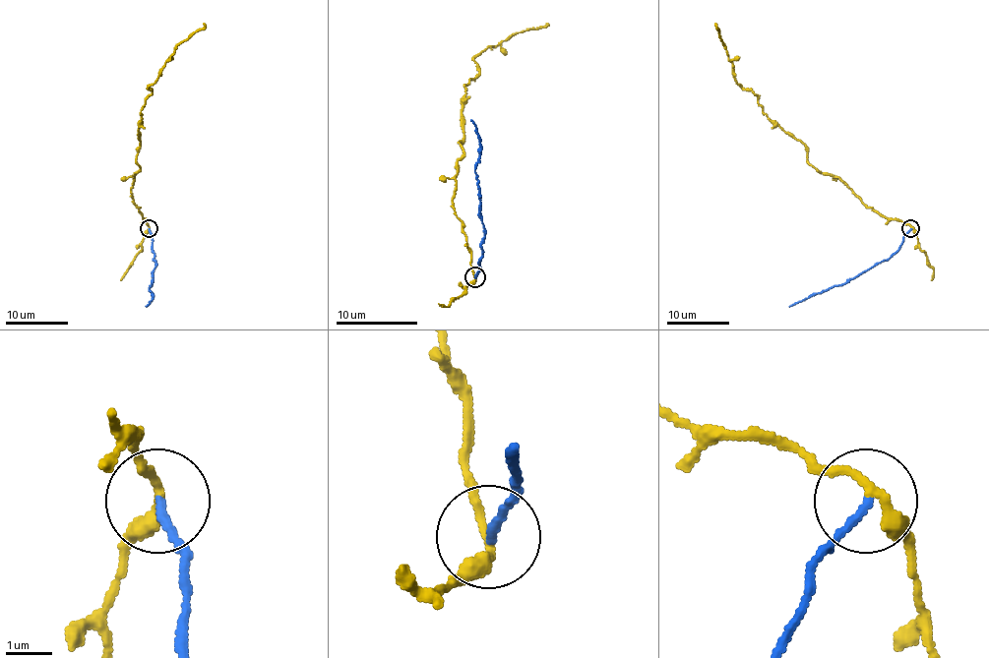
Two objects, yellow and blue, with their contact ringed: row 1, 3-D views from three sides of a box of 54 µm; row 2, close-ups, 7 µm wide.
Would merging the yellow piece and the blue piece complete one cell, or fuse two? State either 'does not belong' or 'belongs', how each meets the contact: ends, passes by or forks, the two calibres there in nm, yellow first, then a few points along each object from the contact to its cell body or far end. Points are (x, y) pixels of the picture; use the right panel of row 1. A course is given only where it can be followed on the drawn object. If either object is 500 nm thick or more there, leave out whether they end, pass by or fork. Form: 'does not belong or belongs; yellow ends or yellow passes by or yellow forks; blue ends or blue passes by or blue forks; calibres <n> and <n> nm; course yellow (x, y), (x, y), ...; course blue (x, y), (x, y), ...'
does not belong; yellow passes by; blue ends; calibres 200 and 180 nm; course yellow (910, 227), (881, 216), (836, 177), (821, 174), (807, 159), (807, 149), (733, 79), (733, 64), (714, 24); course blue (910, 228), (902, 244), (889, 259), (844, 283), (789, 305)

